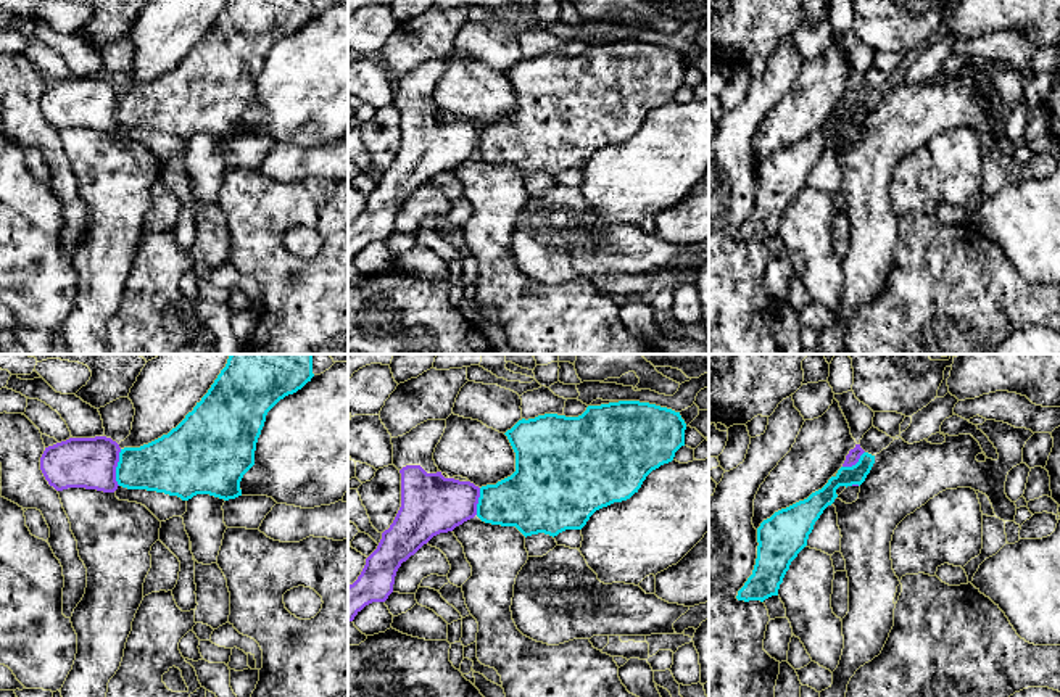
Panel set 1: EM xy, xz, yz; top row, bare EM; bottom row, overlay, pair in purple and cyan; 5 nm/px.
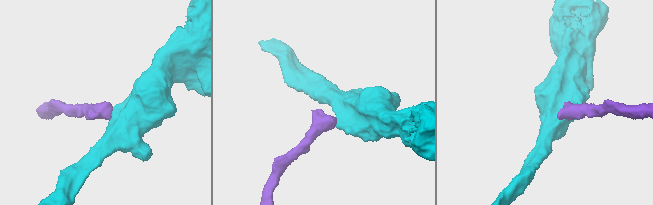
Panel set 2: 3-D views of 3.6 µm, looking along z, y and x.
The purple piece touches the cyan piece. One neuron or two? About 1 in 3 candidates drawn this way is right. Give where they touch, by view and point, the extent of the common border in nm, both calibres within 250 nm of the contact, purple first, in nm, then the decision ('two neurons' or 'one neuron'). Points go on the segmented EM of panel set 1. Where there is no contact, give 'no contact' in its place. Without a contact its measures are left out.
xy (116, 466) | 180 nm | 260/280 nm | two neurons

